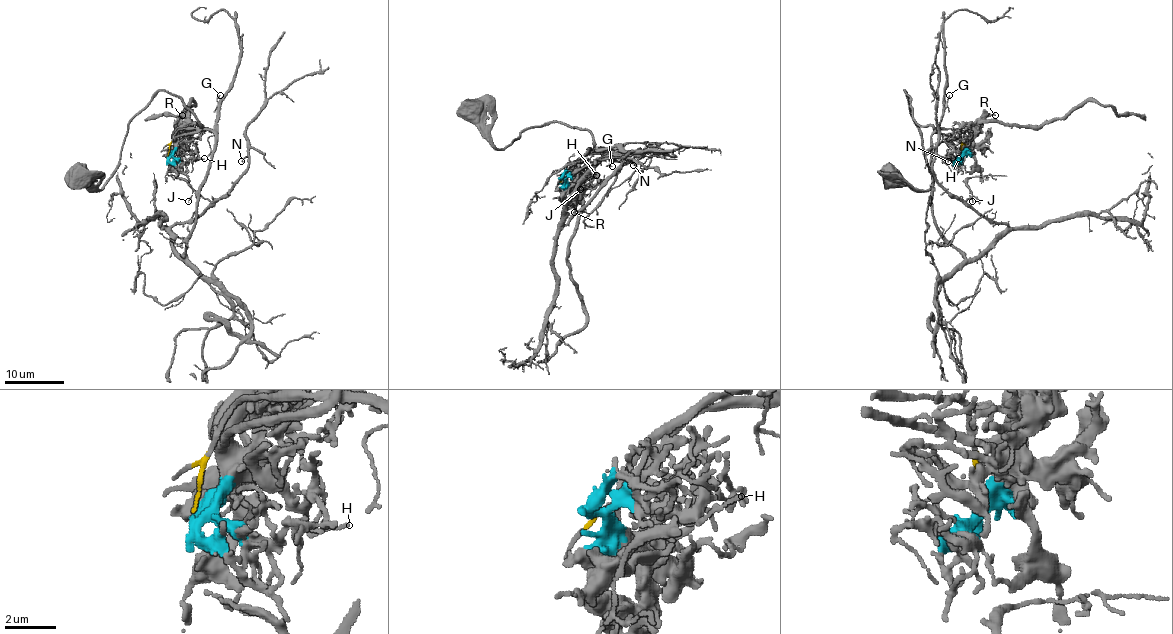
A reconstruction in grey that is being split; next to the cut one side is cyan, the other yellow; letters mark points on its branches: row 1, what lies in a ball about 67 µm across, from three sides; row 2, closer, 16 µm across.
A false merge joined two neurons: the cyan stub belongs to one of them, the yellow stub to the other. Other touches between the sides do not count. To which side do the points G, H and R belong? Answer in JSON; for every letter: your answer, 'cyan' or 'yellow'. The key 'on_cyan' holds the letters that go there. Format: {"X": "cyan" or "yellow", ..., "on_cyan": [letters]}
{"G": "yellow", "H": "cyan", "R": "cyan", "on_cyan": ["H", "R"]}

